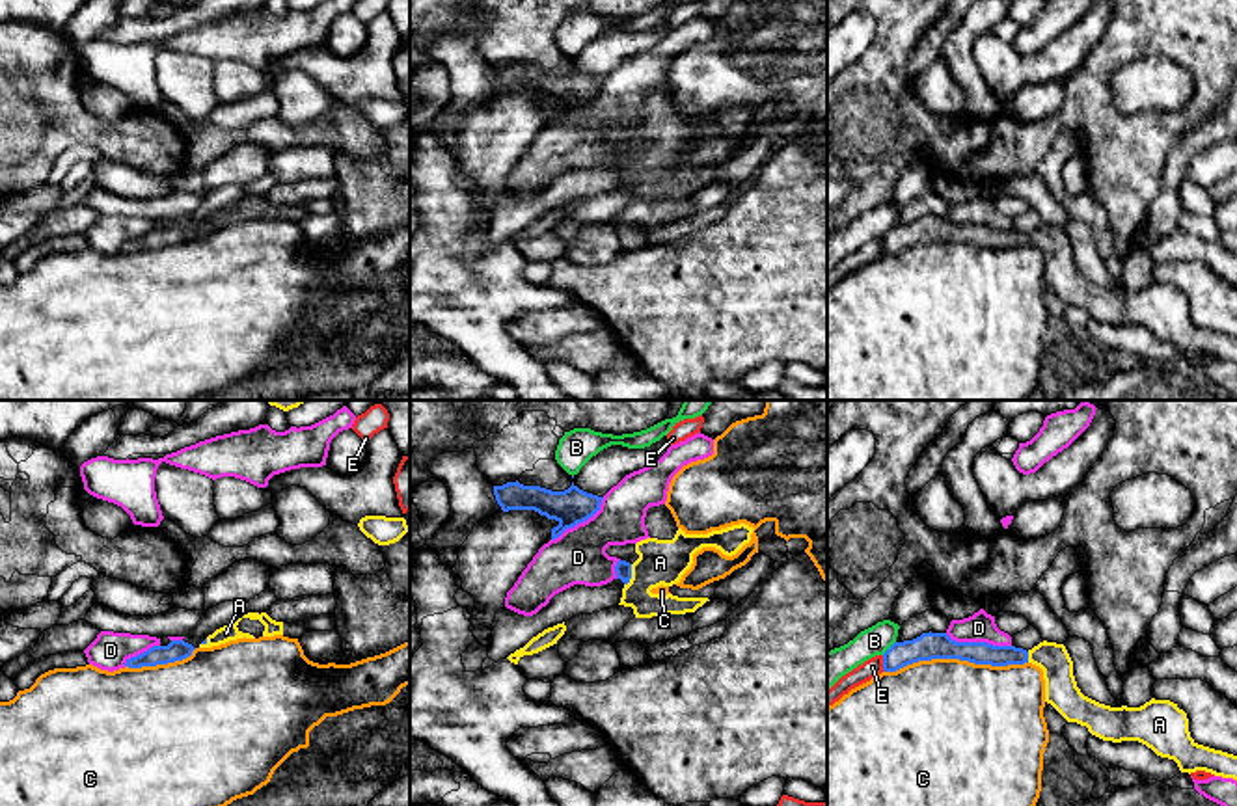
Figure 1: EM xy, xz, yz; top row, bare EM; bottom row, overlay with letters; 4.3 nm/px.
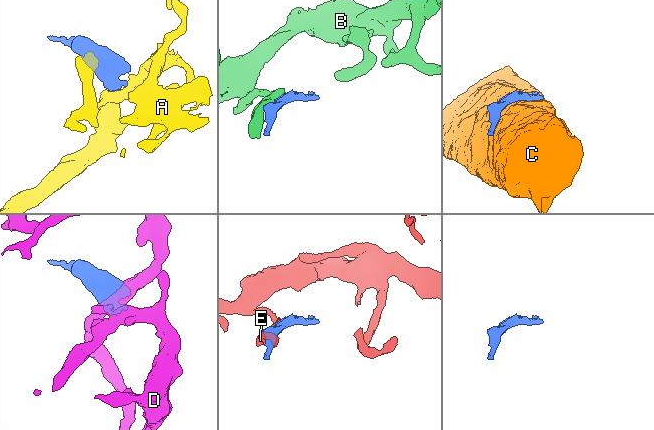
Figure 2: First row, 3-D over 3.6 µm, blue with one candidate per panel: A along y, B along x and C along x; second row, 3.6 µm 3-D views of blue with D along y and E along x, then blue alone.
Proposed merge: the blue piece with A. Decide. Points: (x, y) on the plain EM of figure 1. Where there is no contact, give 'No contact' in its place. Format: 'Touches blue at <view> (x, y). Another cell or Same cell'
Touches blue at xz (630, 159). Same cell

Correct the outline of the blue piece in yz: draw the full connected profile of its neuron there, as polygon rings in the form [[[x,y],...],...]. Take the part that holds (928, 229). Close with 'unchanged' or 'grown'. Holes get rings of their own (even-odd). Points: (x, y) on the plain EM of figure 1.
[[[922,216],[913,223],[894,225],[883,236],[883,253],[931,242],[959,242],[974,248],[1008,249],[1032,246],[1043,253],[1045,285],[1067,305],[1086,309],[1103,324],[1138,324],[1157,339],[1174,343],[1181,356],[1205,354],[1237,363],[1237,339],[1198,328],[1189,315],[1189,302],[1177,287],[1151,281],[1140,290],[1110,290],[1081,275],[1073,244],[1064,227],[1040,225],[1032,233],[956,225],[946,216]]]; grown

